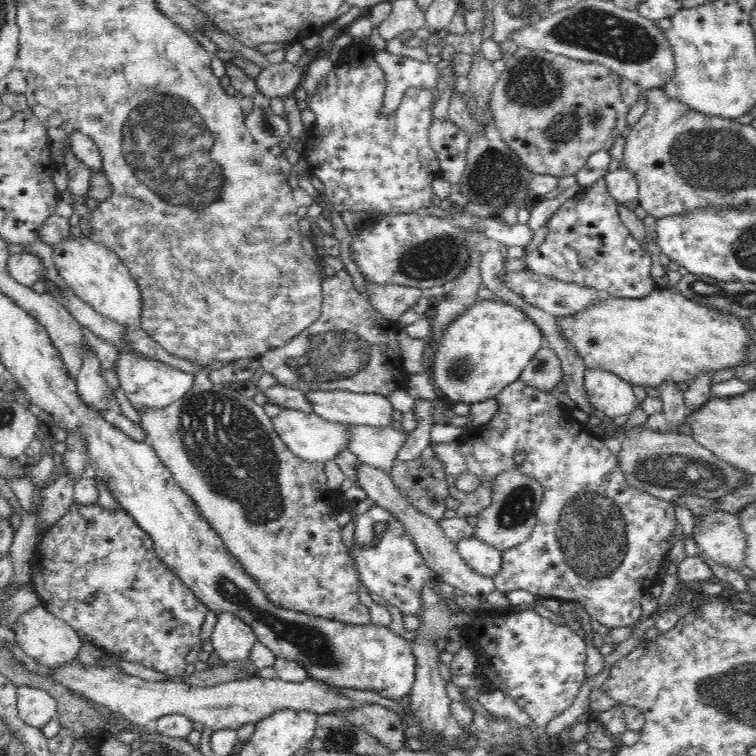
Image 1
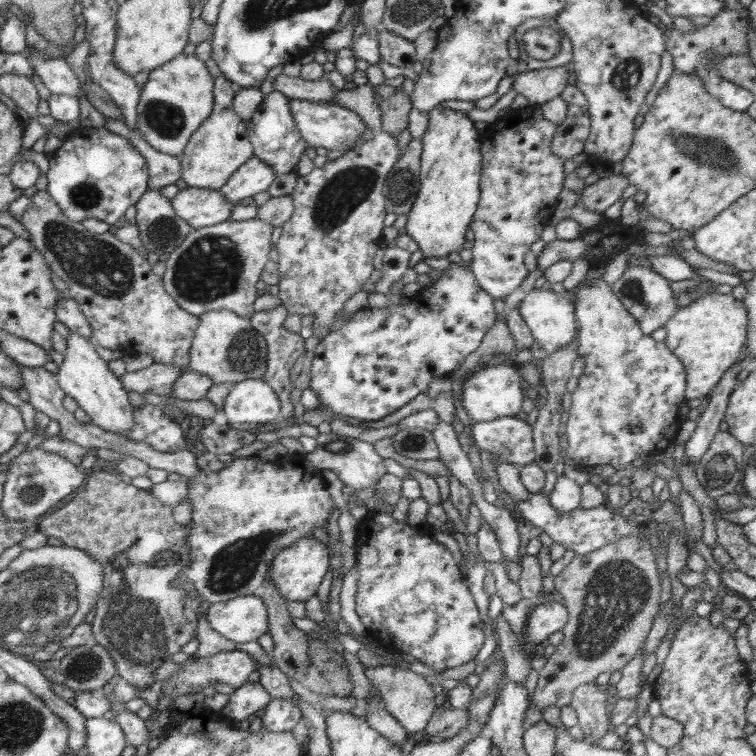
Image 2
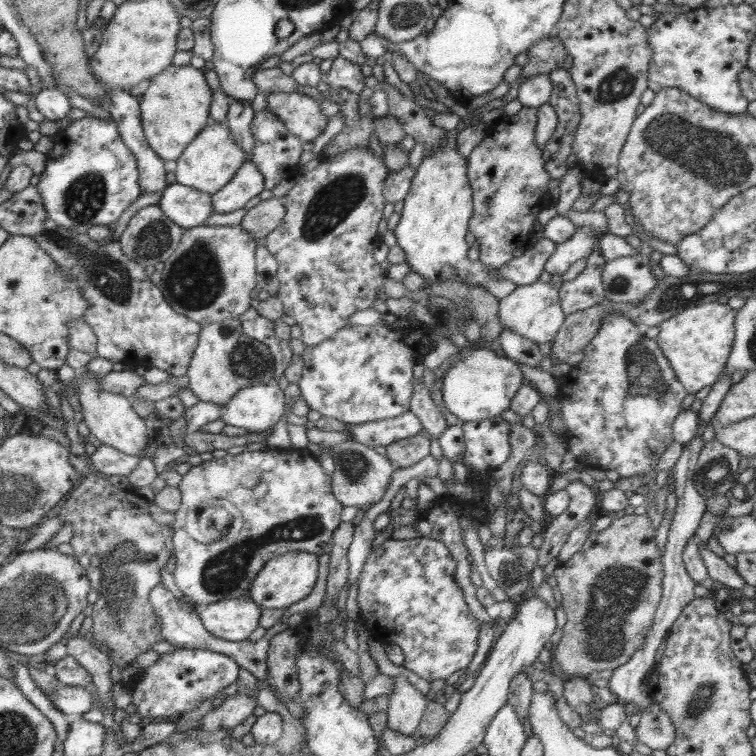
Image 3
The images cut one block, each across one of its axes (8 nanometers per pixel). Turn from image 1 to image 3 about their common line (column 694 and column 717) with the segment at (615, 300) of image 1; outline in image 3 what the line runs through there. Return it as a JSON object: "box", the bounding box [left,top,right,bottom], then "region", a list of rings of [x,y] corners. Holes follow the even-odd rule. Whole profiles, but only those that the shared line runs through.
{"box":[655,301,736,394],"region":[[[714,301],[684,309],[659,324],[655,341],[687,393],[696,394],[704,386],[712,386],[725,369],[735,337],[736,313],[727,304]]]}

